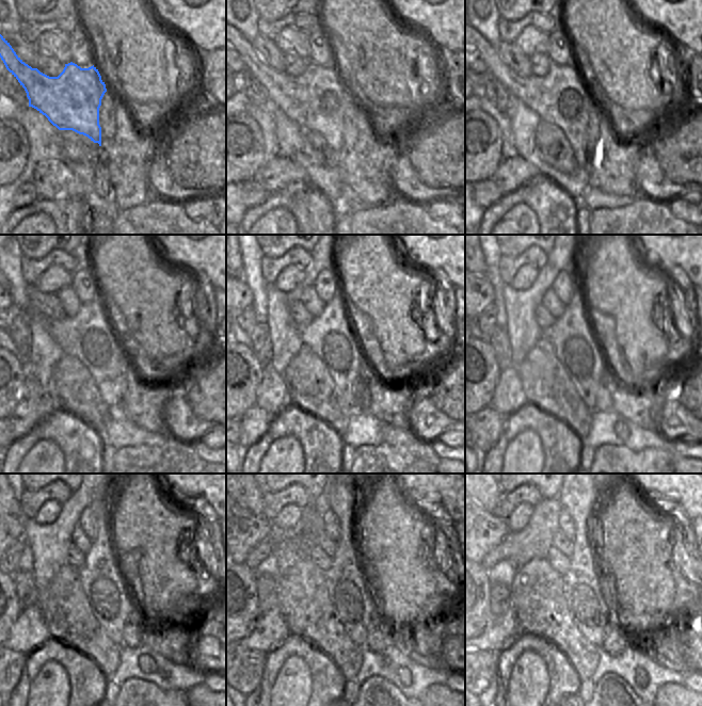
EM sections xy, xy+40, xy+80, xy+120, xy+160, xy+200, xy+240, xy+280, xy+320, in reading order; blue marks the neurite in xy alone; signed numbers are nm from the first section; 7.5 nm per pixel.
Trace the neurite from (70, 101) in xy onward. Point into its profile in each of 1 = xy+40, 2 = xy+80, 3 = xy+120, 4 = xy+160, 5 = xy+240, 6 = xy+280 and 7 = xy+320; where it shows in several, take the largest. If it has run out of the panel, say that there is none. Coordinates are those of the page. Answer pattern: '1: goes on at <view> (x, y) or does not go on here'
1: goes on at xy+40 (315, 99)
2: goes on at xy+80 (562, 97)
3: goes on at xy+120 (89, 336)
4: goes on at xy+160 (331, 336)
5: goes on at xy+240 (101, 577)
6: goes on at xy+280 (351, 605)
7: goes on at xy+320 (580, 496)

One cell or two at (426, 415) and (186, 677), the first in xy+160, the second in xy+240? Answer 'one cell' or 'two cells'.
two cells

